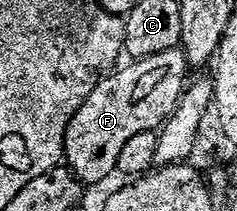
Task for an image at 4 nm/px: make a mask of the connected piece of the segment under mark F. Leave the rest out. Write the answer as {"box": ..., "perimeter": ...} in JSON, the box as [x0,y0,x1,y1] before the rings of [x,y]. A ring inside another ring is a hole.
{"box":[61,49,188,184],"perimeter":[[[181,49],[156,52],[127,63],[127,66],[119,65],[99,77],[92,92],[84,96],[80,108],[72,112],[72,118],[66,124],[61,157],[74,177],[83,184],[102,182],[110,173],[113,175],[125,141],[136,136],[136,132],[157,131],[174,111],[184,89],[188,67]]]}

